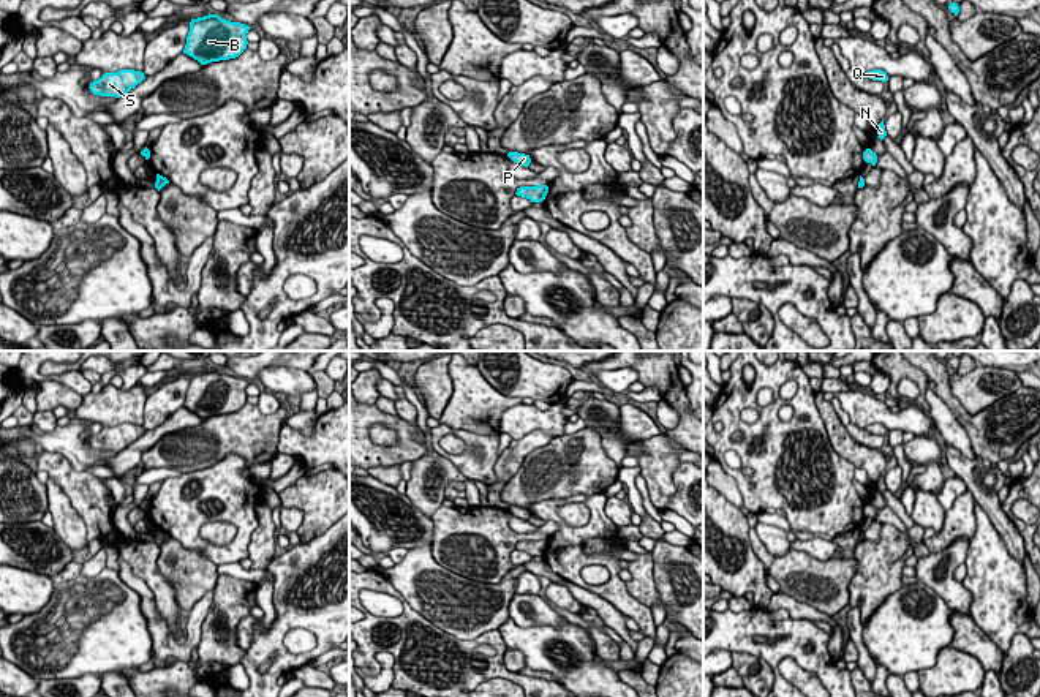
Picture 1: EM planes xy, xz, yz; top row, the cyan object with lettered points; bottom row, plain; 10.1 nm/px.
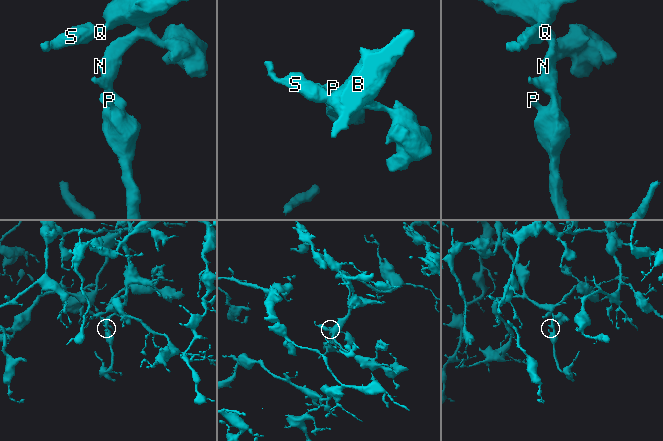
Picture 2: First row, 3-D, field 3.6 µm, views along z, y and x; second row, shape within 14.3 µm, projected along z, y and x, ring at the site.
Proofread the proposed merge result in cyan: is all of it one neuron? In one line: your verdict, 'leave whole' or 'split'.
leave whole

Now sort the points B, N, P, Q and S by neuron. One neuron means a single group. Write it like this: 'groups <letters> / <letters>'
groups B N P Q S

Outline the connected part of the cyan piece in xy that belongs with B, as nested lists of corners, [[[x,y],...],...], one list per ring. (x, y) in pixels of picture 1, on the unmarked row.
[[[218,368],[191,373],[183,408],[201,419],[239,411],[247,403],[251,381],[221,373]]]

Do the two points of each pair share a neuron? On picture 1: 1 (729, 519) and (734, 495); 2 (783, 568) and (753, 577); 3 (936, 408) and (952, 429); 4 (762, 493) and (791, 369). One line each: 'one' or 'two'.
1: two
2: two
3: one
4: one

